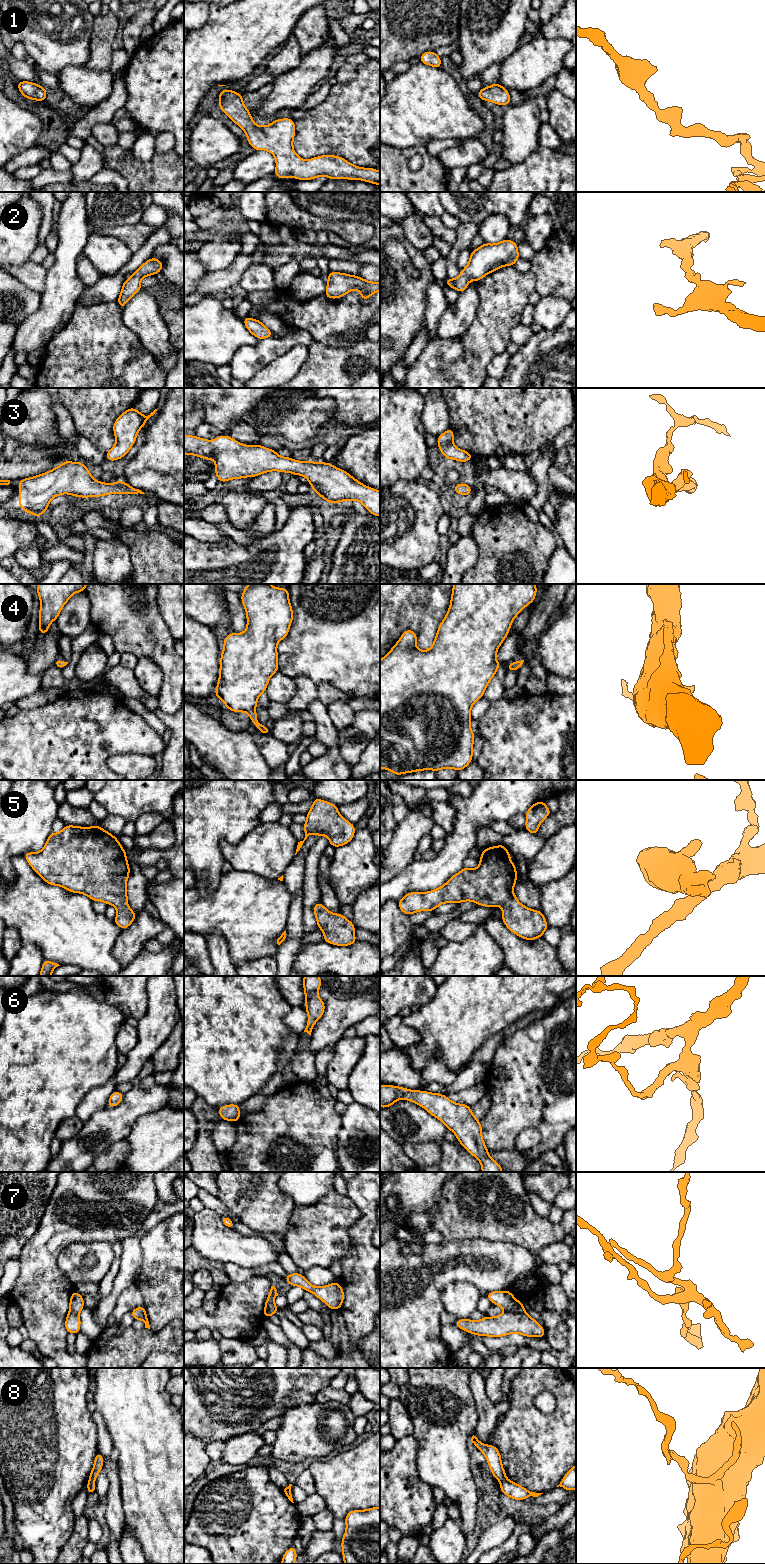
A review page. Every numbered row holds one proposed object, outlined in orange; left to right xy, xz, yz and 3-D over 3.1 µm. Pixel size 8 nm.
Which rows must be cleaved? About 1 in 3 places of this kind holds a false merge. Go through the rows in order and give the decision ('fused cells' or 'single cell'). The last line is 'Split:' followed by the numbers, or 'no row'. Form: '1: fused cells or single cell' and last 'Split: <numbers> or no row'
1: single cell
2: single cell
3: single cell
4: single cell
5: single cell
6: single cell
7: fused cells
8: fused cells
Split: 7, 8

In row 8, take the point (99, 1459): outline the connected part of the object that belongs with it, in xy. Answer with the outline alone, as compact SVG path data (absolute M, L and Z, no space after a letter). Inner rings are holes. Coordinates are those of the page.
M97 1452L94 1459L94 1466L90 1472L89 1479L95 1480L99 1472L103 1468L104 1457L100 1452Z

